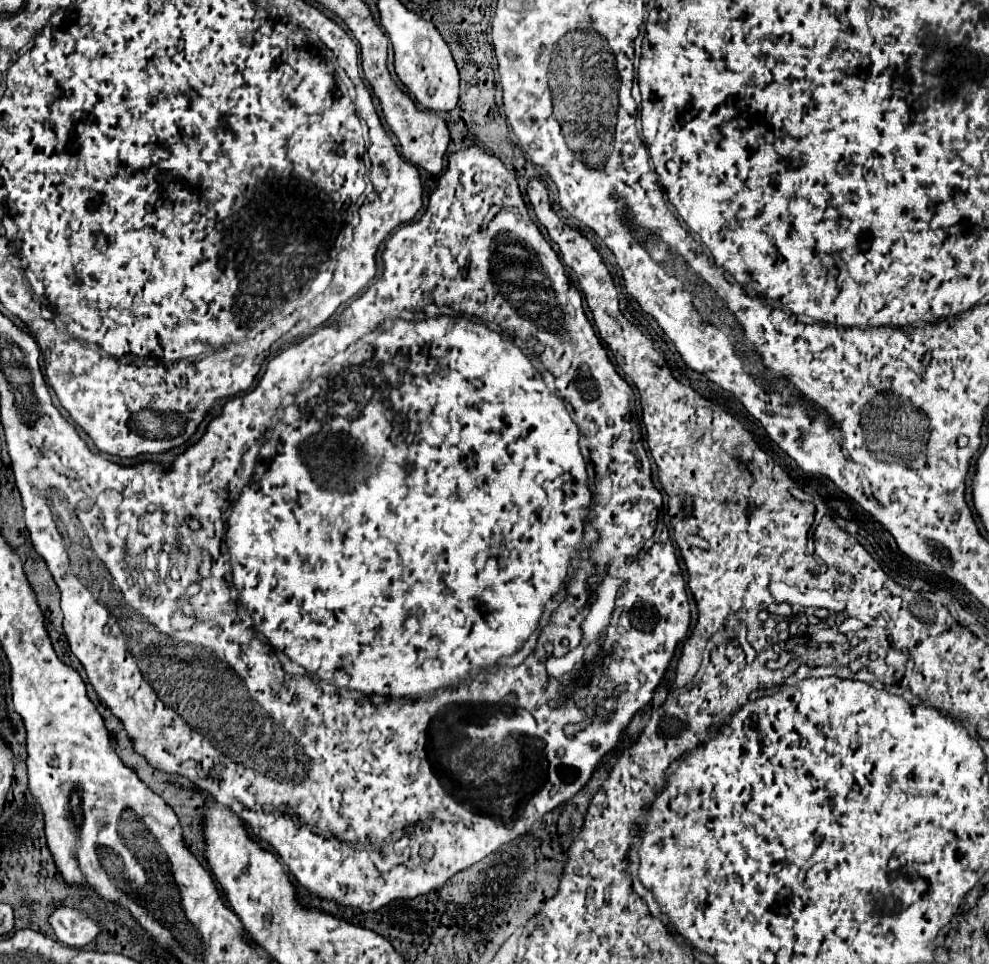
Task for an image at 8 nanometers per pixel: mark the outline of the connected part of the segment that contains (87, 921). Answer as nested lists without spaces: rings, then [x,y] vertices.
[[[61,905],[49,915],[49,923],[57,935],[57,939],[69,947],[82,948],[89,945],[99,933],[101,923],[81,909]]]

